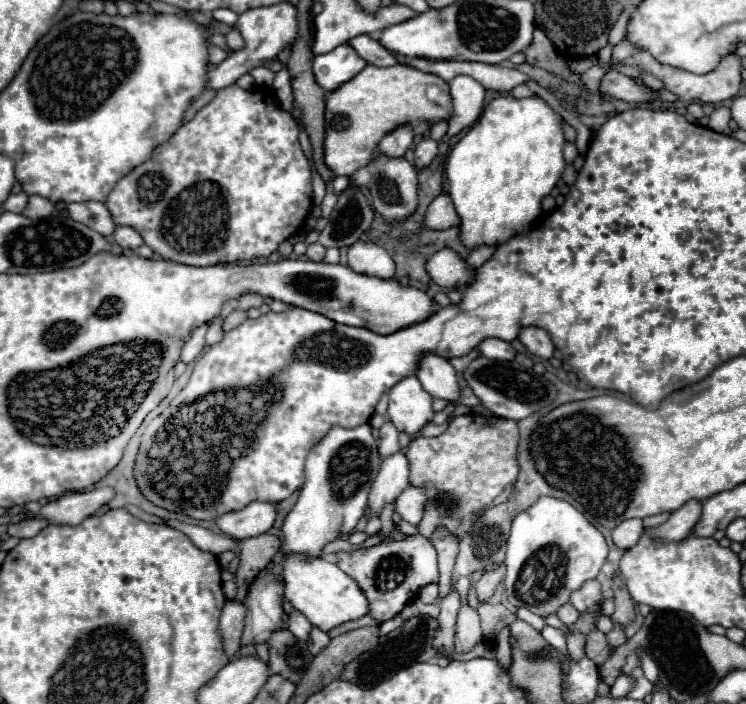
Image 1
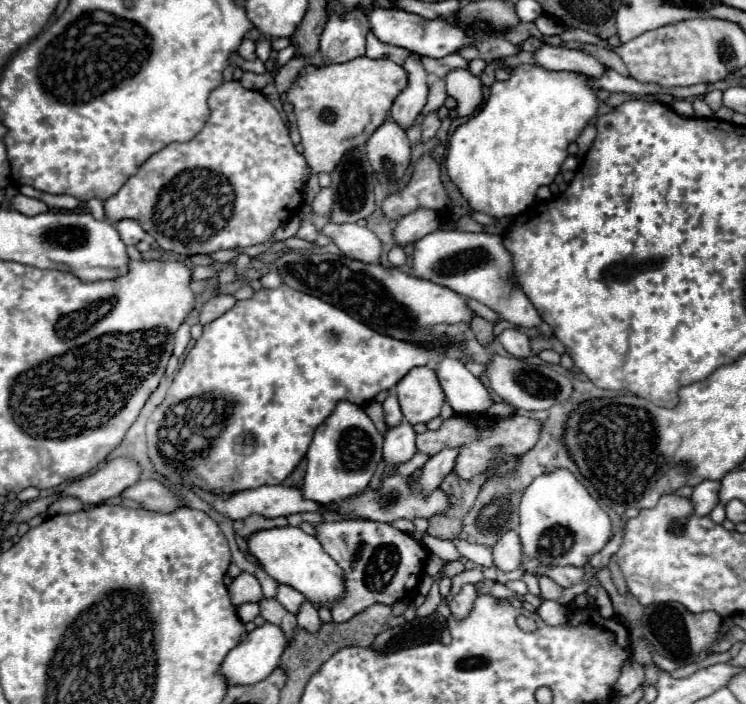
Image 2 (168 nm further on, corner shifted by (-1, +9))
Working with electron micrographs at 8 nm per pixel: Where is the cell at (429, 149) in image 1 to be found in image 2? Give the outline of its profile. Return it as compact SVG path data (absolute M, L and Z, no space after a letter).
M428 113L424 117L424 123L422 123L422 143L434 139L438 129L440 129L440 119L436 117L436 113Z

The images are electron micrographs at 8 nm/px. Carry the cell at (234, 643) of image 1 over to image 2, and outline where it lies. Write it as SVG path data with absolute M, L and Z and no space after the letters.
M240 573L232 585L228 587L230 591L230 599L232 599L232 605L238 609L240 605L244 603L250 603L250 601L260 601L264 595L262 595L262 589L260 589L260 583L254 575L250 573Z

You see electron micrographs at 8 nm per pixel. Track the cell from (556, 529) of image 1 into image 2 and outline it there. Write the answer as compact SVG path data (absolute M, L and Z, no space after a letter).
M558 469L536 477L524 491L520 501L518 535L522 561L536 559L542 567L584 567L590 557L610 541L612 527L606 511L590 497L584 485L580 485L570 471Z

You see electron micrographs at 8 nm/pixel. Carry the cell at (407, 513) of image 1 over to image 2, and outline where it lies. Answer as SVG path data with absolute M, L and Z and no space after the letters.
M444 449L426 461L426 465L416 475L416 481L420 483L420 491L424 491L424 495L440 487L444 477L452 471L456 455L458 455L458 449Z

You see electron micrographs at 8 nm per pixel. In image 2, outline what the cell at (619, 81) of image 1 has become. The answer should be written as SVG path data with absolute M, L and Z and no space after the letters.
M542 45L542 49L536 51L536 61L550 71L574 71L588 77L602 77L608 71L608 67L590 53L554 45Z

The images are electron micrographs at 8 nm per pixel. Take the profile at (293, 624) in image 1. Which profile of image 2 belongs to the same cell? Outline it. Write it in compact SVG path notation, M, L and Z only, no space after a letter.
M278 585L278 595L276 595L276 601L286 607L290 613L298 613L300 609L300 603L304 603L304 595L298 593L296 589L288 587L288 585Z

